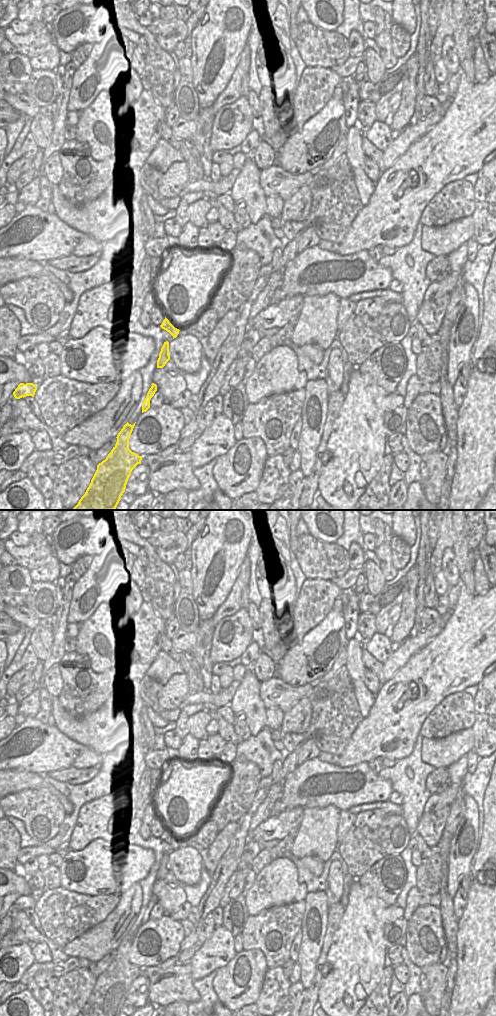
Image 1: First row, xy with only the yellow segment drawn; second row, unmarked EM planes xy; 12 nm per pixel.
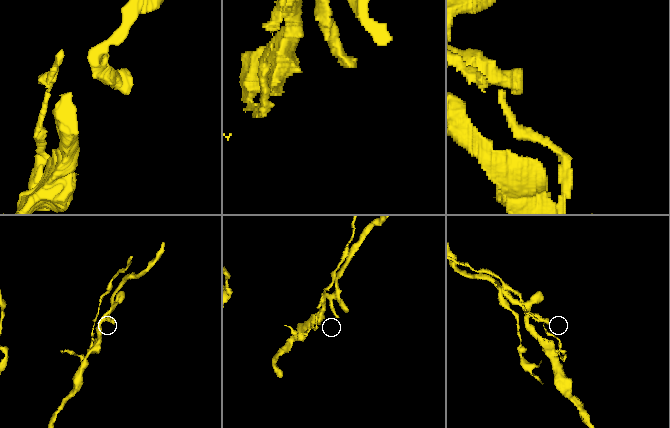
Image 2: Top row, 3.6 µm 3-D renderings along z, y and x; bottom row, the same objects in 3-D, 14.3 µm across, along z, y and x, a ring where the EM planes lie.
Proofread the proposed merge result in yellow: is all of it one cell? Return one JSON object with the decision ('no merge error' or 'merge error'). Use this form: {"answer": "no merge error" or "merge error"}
{"answer": "merge error"}

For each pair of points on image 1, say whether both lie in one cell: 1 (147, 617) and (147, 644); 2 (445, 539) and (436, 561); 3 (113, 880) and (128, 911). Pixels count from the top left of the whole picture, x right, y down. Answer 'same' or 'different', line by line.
1: same
2: same
3: different

